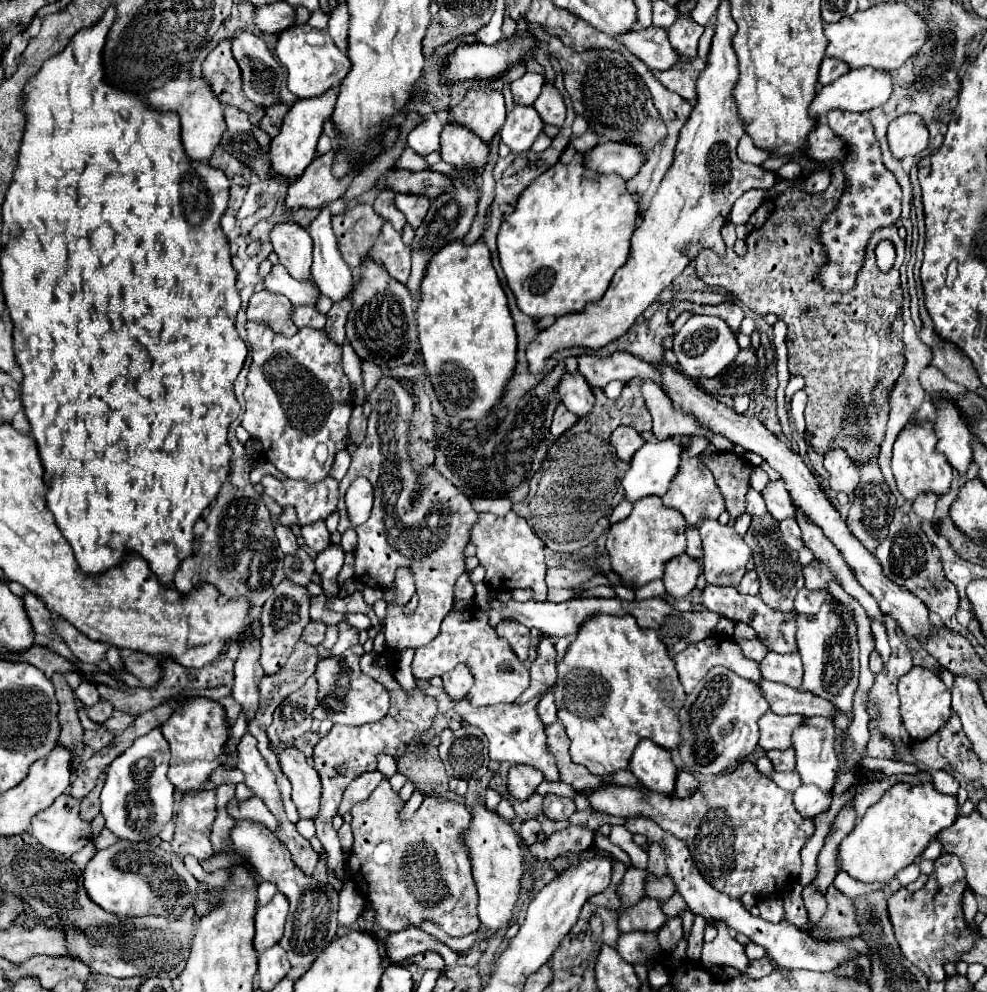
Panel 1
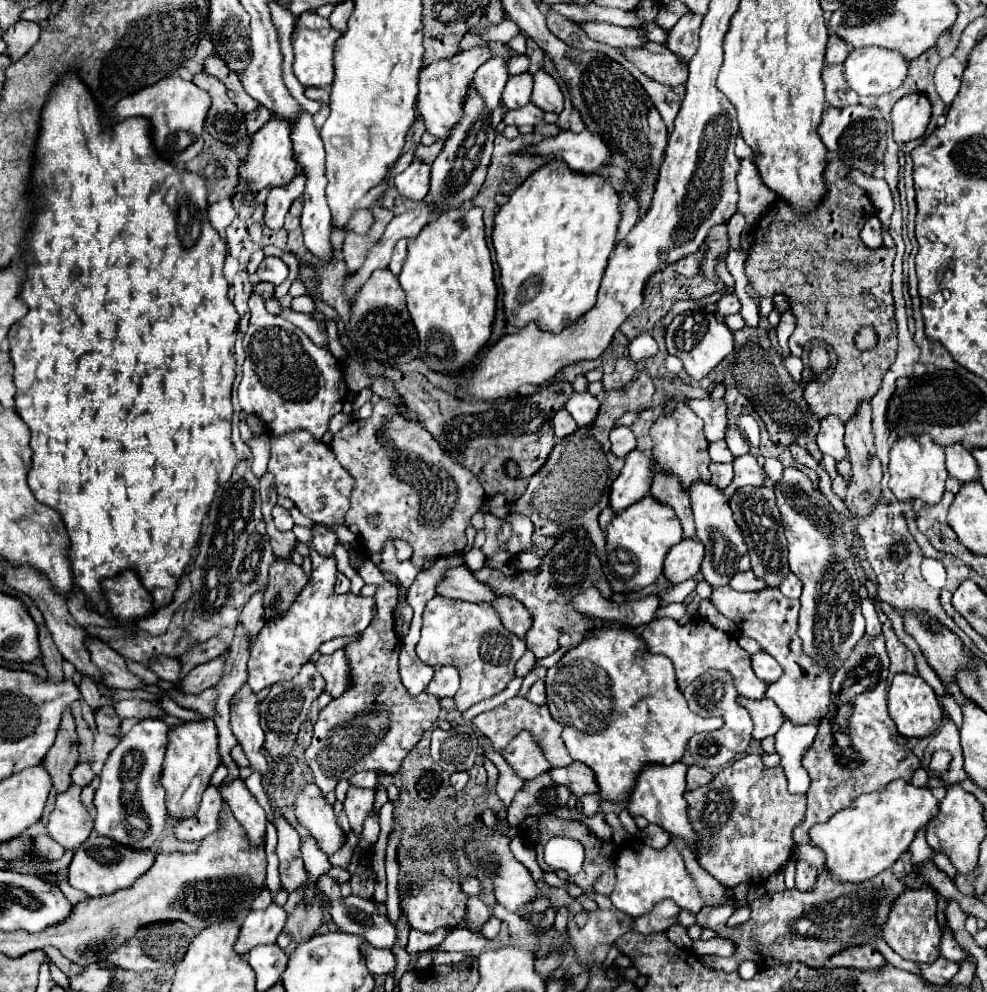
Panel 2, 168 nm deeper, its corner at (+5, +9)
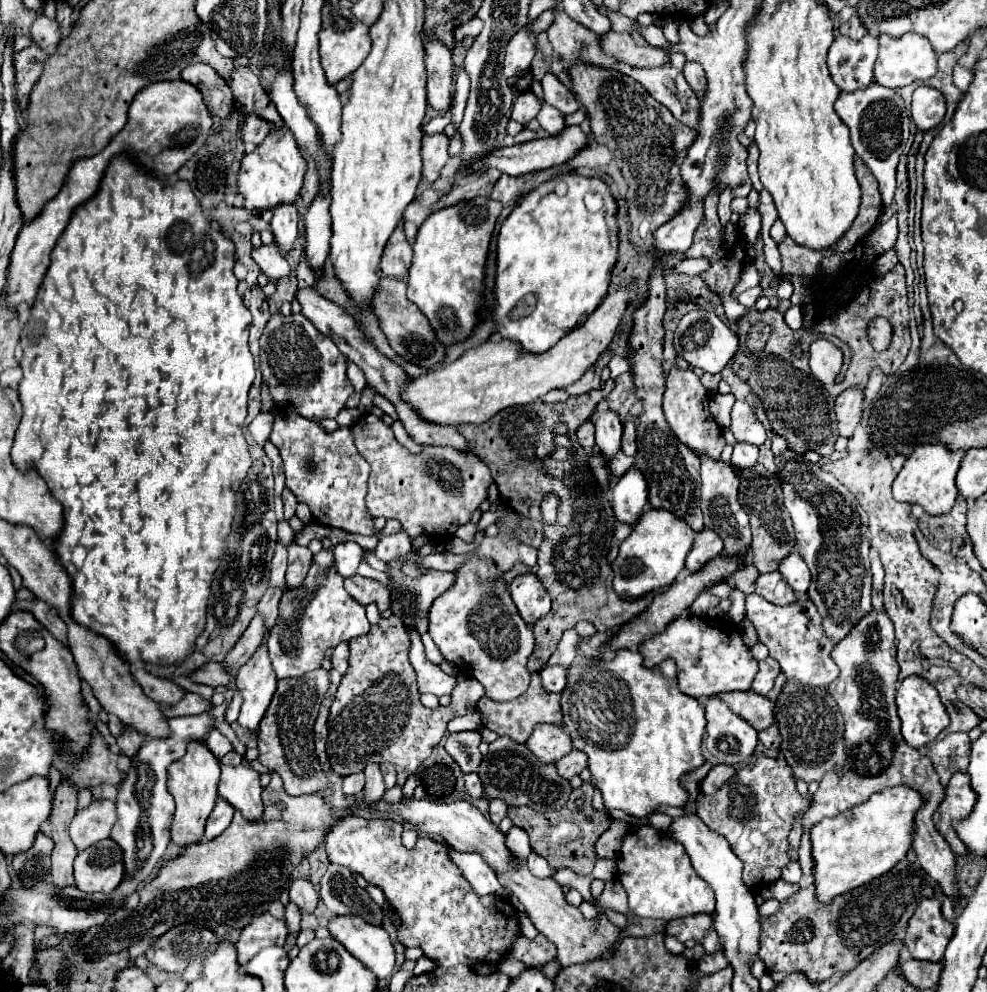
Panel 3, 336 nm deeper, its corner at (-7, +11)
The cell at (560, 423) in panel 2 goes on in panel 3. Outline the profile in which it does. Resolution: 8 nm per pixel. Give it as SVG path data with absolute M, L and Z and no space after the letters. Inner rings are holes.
M586 422L586 424L580 426L580 430L578 430L578 442L584 448L592 448L594 446L594 424L592 422Z

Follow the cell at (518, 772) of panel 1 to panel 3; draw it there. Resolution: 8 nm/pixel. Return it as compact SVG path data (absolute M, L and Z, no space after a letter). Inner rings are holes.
M538 724L526 746L538 756L540 762L552 764L572 750L572 740L560 724Z

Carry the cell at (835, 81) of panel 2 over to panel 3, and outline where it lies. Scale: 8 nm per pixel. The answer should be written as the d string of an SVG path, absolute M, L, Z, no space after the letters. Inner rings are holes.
M868 32L862 40L852 40L840 34L828 52L828 70L832 74L834 84L846 92L848 90L854 92L868 86L872 82L872 68L874 68L876 56L878 56L878 34Z

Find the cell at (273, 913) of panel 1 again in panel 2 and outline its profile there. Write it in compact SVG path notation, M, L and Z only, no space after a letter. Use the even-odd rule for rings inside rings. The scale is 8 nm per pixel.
M272 902L266 910L250 910L240 926L240 936L234 950L238 954L250 952L258 944L274 944L286 924L286 912Z

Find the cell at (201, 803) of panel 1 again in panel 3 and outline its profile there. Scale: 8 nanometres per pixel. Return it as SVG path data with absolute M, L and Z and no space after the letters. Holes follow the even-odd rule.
M218 798L216 806L214 806L214 810L212 810L212 814L208 816L208 822L206 822L206 832L204 832L206 840L220 836L230 826L232 816L234 816L234 808L226 800Z

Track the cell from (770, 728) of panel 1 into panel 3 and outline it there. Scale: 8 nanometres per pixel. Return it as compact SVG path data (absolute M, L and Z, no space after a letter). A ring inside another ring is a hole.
M722 692L718 694L734 714L740 718L746 718L756 730L764 730L770 724L774 724L774 702L768 700L766 696L754 694L754 692Z

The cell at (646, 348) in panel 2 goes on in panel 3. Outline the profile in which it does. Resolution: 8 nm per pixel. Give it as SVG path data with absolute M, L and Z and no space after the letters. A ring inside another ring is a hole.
M612 356L608 366L610 366L610 372L612 372L612 378L618 378L620 374L630 372L630 360L624 358L624 356Z

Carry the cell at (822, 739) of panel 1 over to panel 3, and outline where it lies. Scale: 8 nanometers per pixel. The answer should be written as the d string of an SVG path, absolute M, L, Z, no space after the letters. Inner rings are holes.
M750 594L746 596L746 618L754 624L760 642L770 650L770 656L778 660L788 678L818 688L826 688L838 678L838 666L830 658L834 642L822 634L822 618L818 618L818 610L808 598L800 598L790 606L776 606L758 594Z

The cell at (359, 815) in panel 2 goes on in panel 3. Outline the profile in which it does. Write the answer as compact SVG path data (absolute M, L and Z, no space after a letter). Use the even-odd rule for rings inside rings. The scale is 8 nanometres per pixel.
M370 764L364 768L364 774L366 774L366 786L364 786L364 800L368 802L374 802L378 798L384 796L386 788L384 788L384 778L382 778L382 772L378 768L378 764Z

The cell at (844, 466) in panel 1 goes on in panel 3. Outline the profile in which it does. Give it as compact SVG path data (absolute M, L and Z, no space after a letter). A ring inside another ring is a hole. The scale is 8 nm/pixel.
M848 388L836 398L836 416L838 416L838 430L840 436L850 438L858 422L862 420L862 402L864 402L864 390L862 388Z

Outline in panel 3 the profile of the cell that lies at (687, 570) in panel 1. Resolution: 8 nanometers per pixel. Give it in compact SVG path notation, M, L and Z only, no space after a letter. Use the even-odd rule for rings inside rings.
M702 530L696 534L694 546L686 558L686 570L688 572L698 572L708 560L718 556L722 552L722 538L714 534L714 530Z

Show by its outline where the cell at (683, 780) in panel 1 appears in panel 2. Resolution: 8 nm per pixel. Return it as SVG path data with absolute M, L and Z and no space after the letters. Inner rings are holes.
M690 766L688 768L688 774L686 774L686 784L688 784L688 790L696 790L704 784L708 784L712 780L712 774L708 770L702 770L698 766Z

